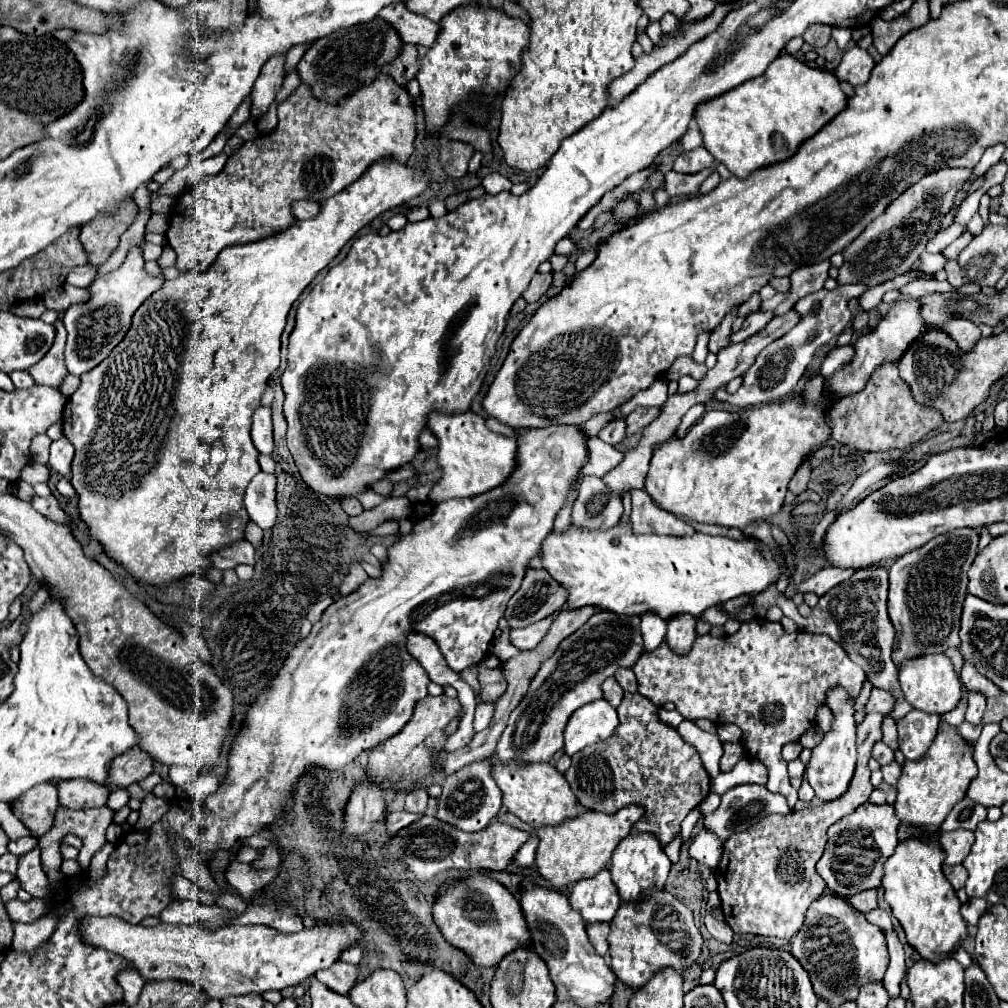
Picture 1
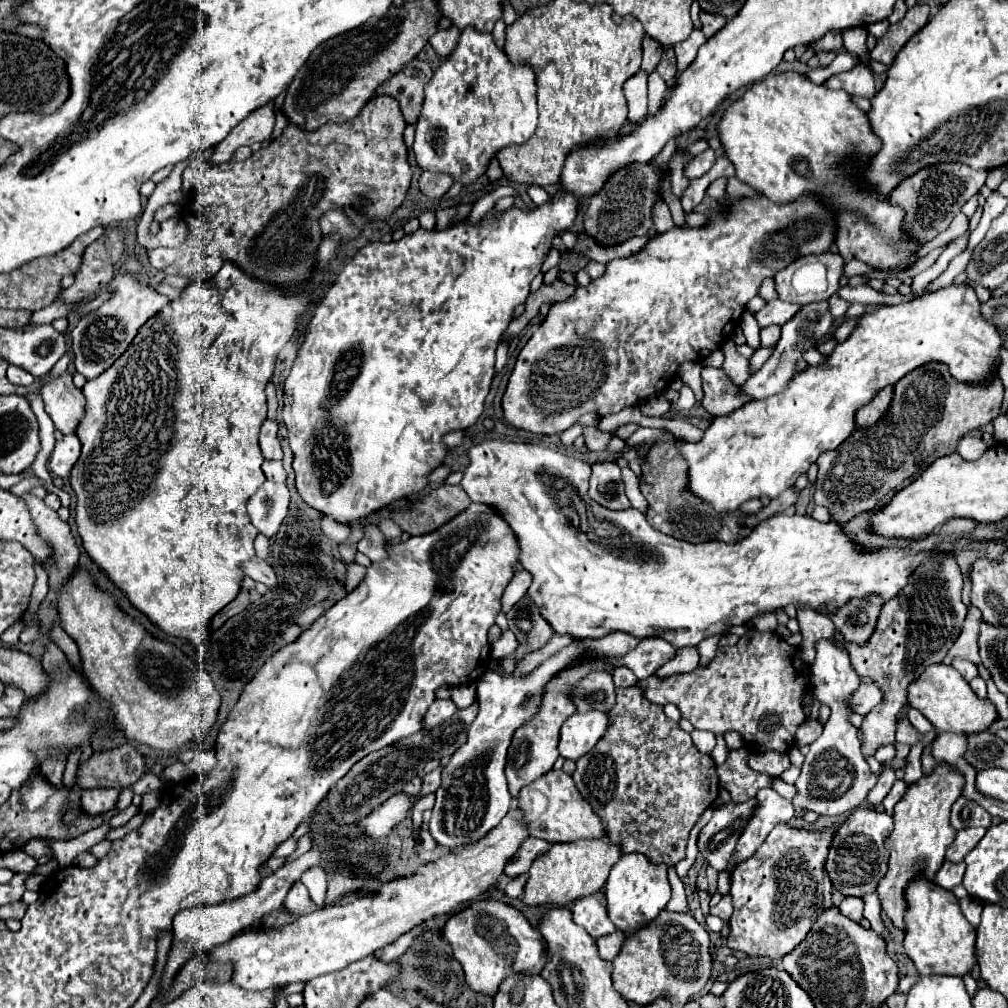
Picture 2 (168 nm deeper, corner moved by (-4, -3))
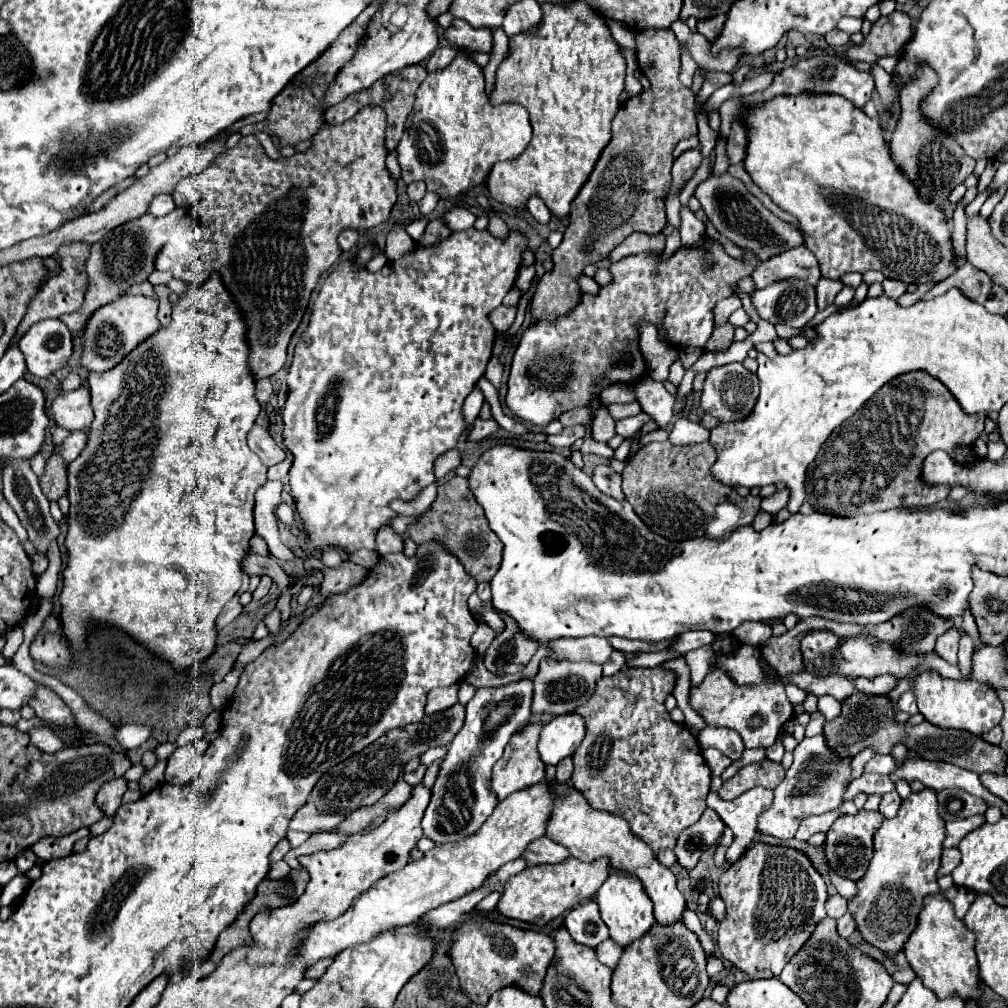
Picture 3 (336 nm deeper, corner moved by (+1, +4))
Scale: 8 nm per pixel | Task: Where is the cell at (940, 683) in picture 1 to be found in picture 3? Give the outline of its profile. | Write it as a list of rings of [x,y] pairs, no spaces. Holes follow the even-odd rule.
[[[926,670],[914,680],[914,694],[920,714],[934,726],[940,728],[962,728],[968,732],[984,734],[998,726],[1002,720],[1002,704],[996,690],[976,680],[950,680],[938,676],[936,670]]]

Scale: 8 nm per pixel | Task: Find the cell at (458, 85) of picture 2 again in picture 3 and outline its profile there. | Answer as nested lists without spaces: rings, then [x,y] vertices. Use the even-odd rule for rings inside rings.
[[[460,50],[458,56],[446,68],[430,72],[416,92],[412,118],[408,120],[406,132],[398,144],[398,160],[402,168],[402,178],[404,182],[424,180],[428,190],[438,192],[442,198],[456,196],[474,186],[480,186],[484,176],[496,162],[520,156],[526,144],[530,142],[530,138],[532,138],[532,126],[530,126],[530,116],[526,108],[514,102],[492,106],[486,94],[482,68],[474,62],[468,50]]]

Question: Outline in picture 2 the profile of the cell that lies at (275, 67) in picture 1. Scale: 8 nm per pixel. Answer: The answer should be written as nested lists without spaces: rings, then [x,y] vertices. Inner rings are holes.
[[[269,103],[261,109],[257,109],[255,113],[251,113],[247,119],[243,119],[243,123],[239,123],[239,127],[235,127],[235,131],[231,131],[231,135],[227,135],[227,139],[223,139],[223,143],[219,143],[219,147],[215,147],[211,159],[207,159],[205,163],[213,165],[213,167],[227,163],[227,161],[231,161],[237,147],[263,143],[263,141],[271,139],[273,125],[275,125],[275,113],[273,113],[273,105]]]

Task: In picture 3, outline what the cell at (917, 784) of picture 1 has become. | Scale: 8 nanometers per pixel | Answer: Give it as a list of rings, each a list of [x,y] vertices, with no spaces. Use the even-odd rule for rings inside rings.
[[[932,788],[912,792],[910,798],[902,800],[898,814],[884,820],[874,834],[874,856],[866,874],[856,882],[858,896],[848,900],[848,910],[854,914],[864,940],[884,950],[890,958],[904,948],[908,936],[912,934],[924,896],[940,892],[936,884],[936,870],[940,864],[944,836],[946,822],[938,816],[936,790]]]

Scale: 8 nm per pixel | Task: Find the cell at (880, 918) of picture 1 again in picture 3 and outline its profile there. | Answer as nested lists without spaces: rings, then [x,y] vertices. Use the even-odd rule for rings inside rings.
[[[850,912],[846,916],[842,916],[842,918],[838,918],[838,932],[840,932],[840,936],[848,938],[854,930],[856,930],[856,920],[854,920],[854,916],[850,916]]]

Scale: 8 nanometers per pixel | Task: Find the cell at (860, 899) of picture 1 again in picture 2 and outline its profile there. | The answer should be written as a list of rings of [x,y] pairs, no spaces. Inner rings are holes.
[[[845,897],[837,909],[853,921],[859,921],[863,917],[863,901],[859,897]]]

